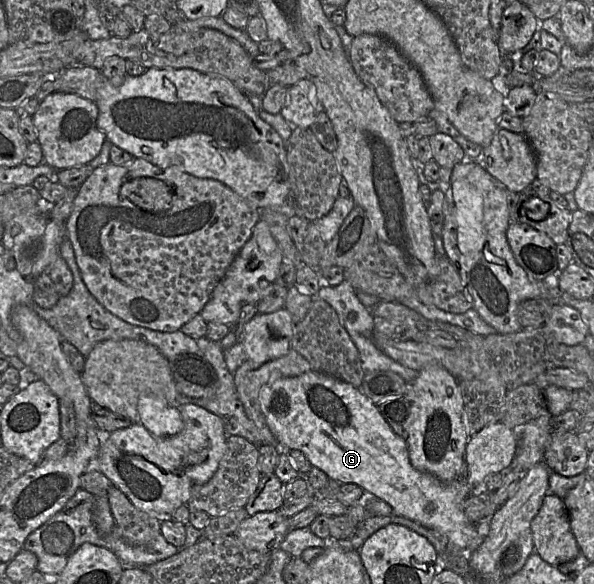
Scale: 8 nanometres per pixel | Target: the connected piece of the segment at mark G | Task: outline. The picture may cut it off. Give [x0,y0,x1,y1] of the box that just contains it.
[259,370,516,552]

